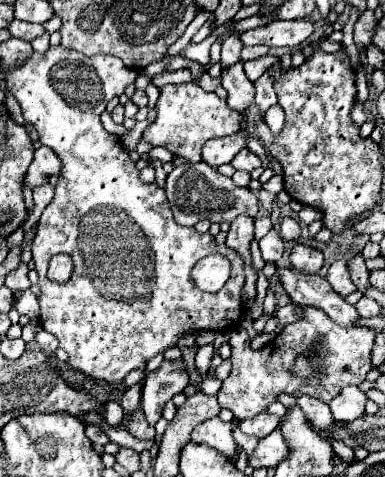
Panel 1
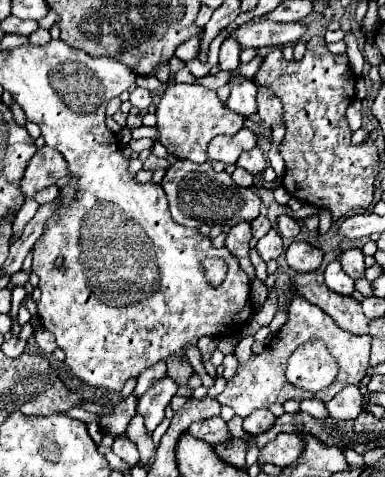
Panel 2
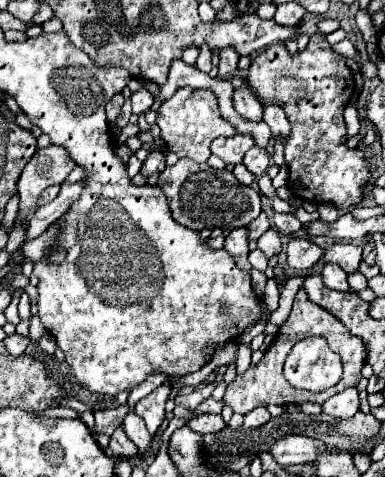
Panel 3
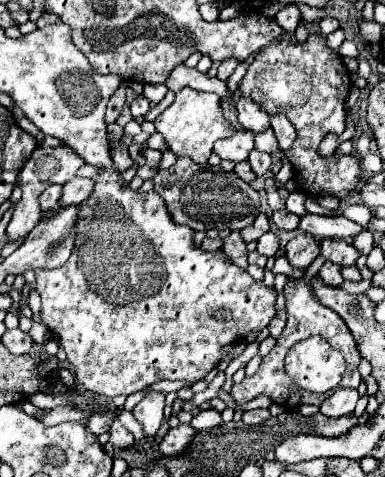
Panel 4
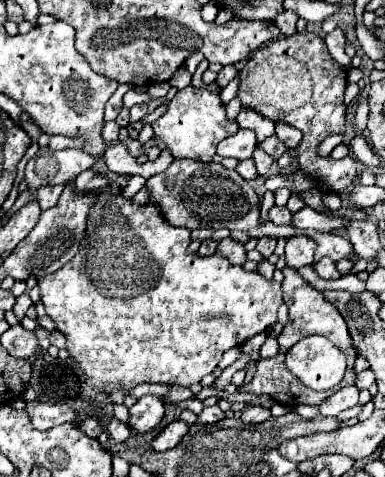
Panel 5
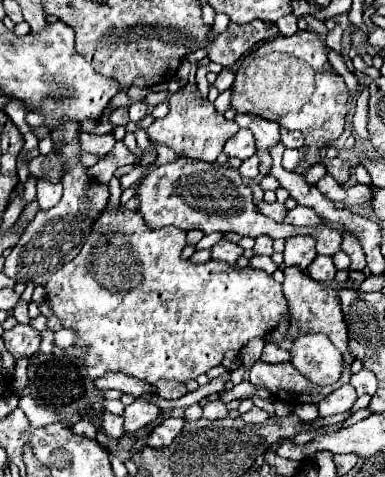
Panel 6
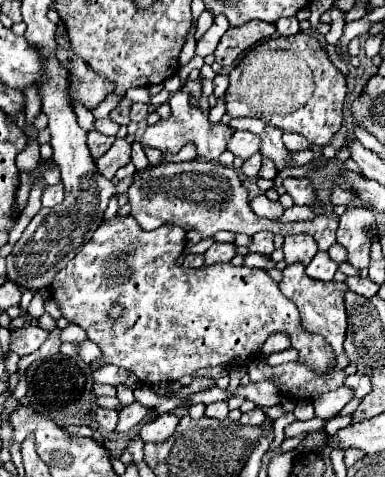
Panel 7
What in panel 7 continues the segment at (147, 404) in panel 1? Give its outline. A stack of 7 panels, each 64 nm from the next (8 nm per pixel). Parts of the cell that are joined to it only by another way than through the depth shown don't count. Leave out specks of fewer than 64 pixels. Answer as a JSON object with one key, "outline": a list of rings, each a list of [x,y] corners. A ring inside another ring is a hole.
{"outline":[[[132,402],[130,406],[124,406],[120,410],[120,418],[118,418],[118,426],[116,426],[116,432],[128,432],[130,428],[138,426],[148,414],[148,408],[144,408],[142,404],[138,402]]]}

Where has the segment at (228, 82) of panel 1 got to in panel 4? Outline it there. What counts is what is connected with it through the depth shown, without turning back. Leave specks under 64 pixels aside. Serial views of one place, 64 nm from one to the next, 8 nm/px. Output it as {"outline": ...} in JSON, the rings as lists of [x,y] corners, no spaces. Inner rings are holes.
{"outline":[[[240,98],[240,102],[236,104],[236,110],[238,110],[238,122],[246,130],[260,134],[270,128],[270,116],[266,112],[262,112],[260,108],[256,108],[256,104],[252,100]]]}

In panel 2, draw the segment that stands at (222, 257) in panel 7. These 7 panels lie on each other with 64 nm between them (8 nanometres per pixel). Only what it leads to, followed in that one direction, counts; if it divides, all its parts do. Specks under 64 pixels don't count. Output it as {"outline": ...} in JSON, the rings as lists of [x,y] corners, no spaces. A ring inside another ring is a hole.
{"outline":[[[240,222],[236,224],[228,236],[226,236],[226,248],[230,250],[230,254],[240,262],[242,270],[252,278],[254,276],[254,266],[250,264],[250,258],[248,258],[248,244],[252,240],[252,234],[250,234],[250,224],[248,222]]]}

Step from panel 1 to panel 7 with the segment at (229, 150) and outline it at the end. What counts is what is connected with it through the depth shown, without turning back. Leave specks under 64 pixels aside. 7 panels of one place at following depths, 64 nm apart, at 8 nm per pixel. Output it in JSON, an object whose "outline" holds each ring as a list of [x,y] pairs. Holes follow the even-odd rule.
{"outline":[[[236,130],[232,134],[232,138],[228,140],[228,150],[242,158],[242,160],[248,160],[252,154],[256,154],[260,150],[260,136],[256,136],[254,132],[244,132],[244,130]]]}

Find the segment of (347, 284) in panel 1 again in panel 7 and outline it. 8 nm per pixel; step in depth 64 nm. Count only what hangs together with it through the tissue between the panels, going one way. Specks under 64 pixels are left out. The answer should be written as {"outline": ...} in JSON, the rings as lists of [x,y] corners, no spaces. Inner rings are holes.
{"outline":[[[318,252],[312,262],[306,266],[306,274],[314,280],[332,280],[334,272],[338,270],[338,264],[328,256],[328,252]]]}

